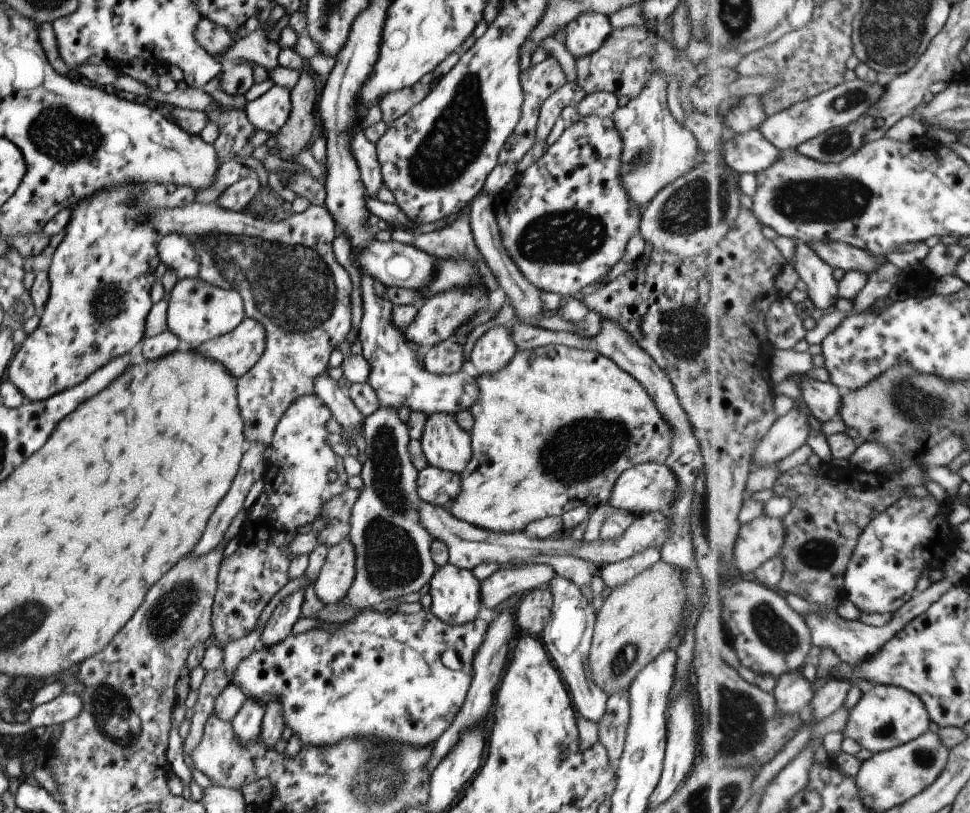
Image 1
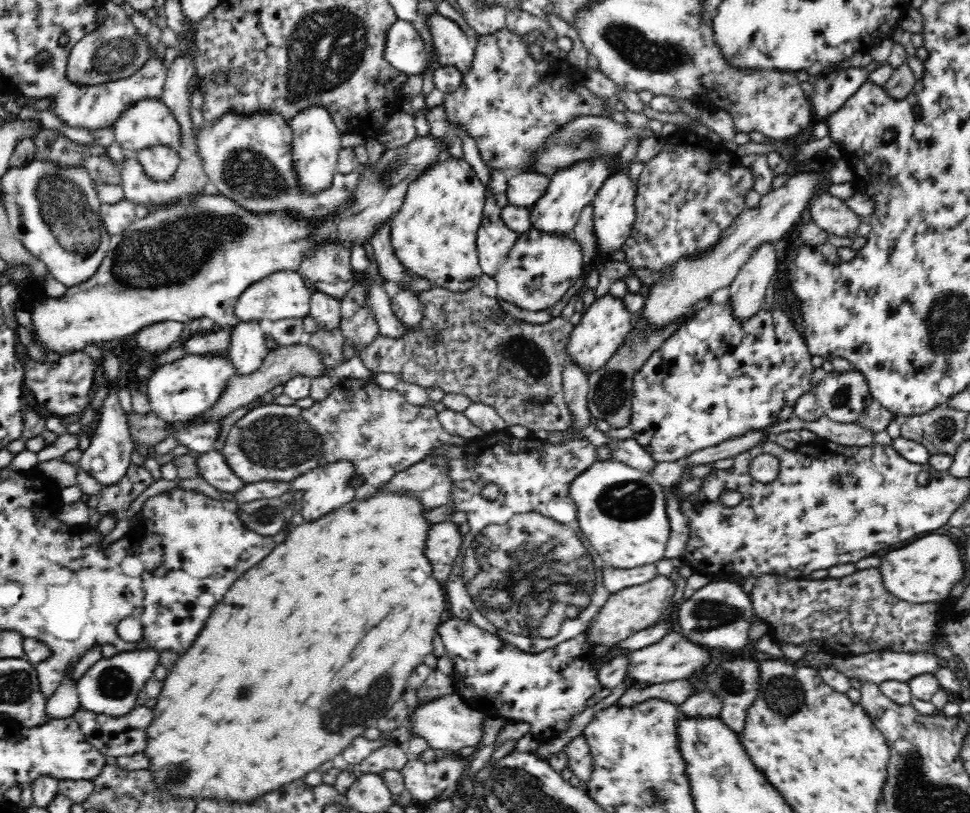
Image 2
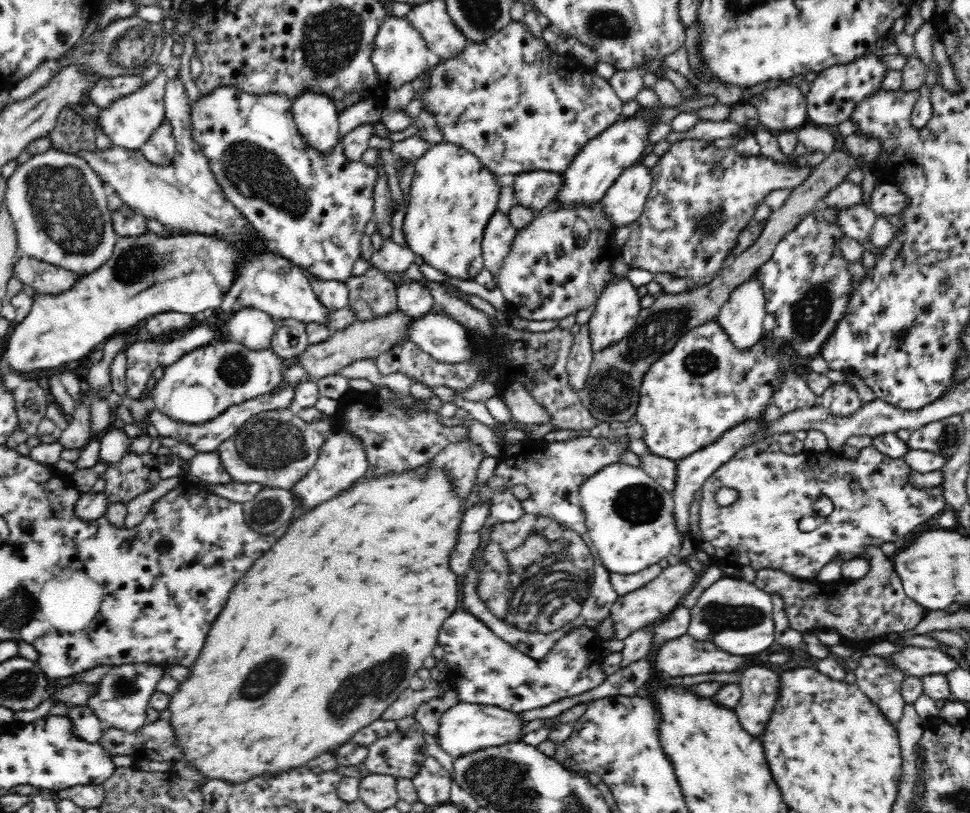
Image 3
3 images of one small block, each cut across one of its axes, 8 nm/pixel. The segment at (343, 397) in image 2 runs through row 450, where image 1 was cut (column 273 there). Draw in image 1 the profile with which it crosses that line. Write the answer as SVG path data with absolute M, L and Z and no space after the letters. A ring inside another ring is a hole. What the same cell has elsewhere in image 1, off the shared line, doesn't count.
M126 183L120 187L110 187L107 191L90 195L88 199L82 199L71 209L70 219L66 224L63 238L51 255L51 262L48 268L49 290L47 300L42 306L43 313L39 316L39 322L33 332L27 335L21 345L15 348L6 368L7 378L13 383L15 388L19 389L19 392L24 396L25 400L40 401L83 382L90 374L93 374L97 369L105 366L110 360L122 357L125 353L128 353L129 350L145 336L144 324L150 305L152 305L149 301L149 290L151 290L151 285L155 279L155 268L157 268L157 264L159 264L156 241L167 233L184 235L188 239L188 243L192 246L192 249L196 252L198 258L198 277L202 281L208 282L210 285L218 286L225 290L236 290L242 300L244 316L255 319L264 328L266 343L264 344L263 354L261 354L257 362L243 374L243 376L236 378L236 399L239 414L243 421L242 431L247 442L261 441L268 448L277 421L281 418L281 415L284 414L285 409L288 408L295 398L313 393L313 379L321 371L327 369L329 353L345 340L345 336L347 336L347 332L349 332L351 328L351 324L349 323L351 320L349 294L351 294L353 288L351 287L349 275L347 275L345 269L337 263L333 251L331 251L331 242L333 242L333 238L337 235L334 220L331 218L331 215L324 205L317 204L309 205L302 212L292 213L290 216L277 222L257 218L241 211L222 209L216 201L208 203L193 201L182 208L151 208L141 211L139 214L135 214L131 208L127 208L127 202L132 193L140 190L138 186L141 186L142 189L142 185L134 185L133 183Z

